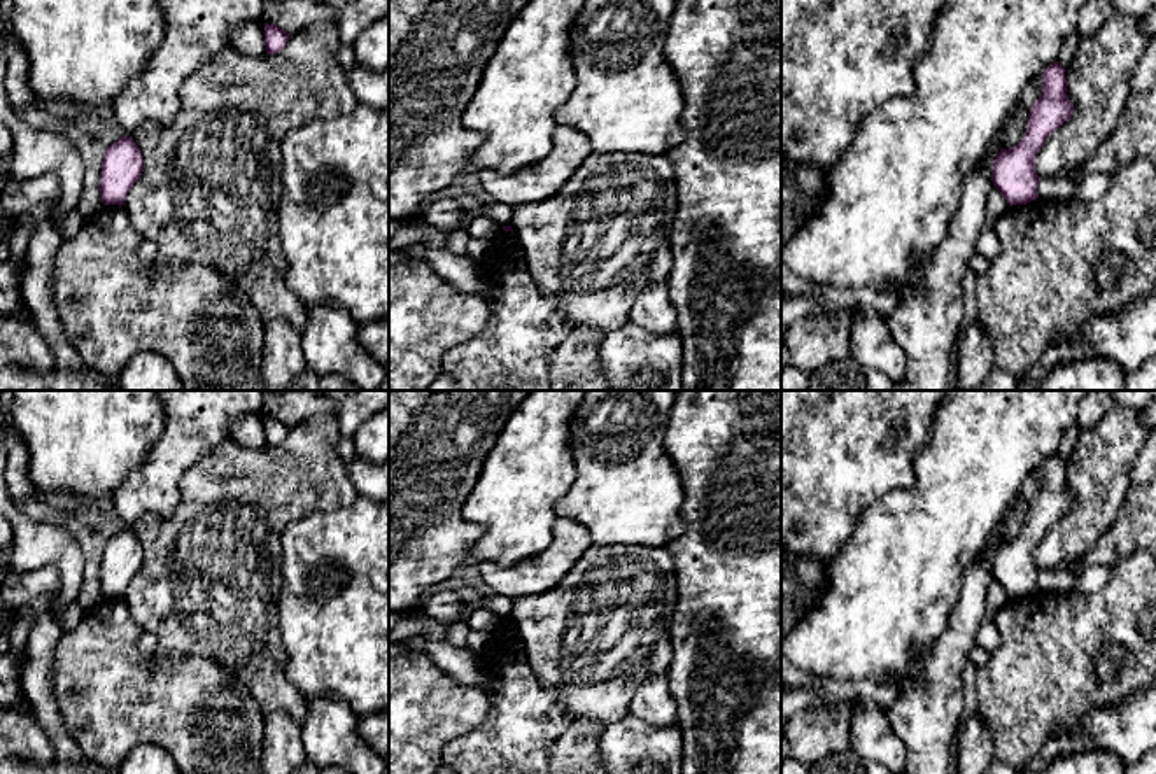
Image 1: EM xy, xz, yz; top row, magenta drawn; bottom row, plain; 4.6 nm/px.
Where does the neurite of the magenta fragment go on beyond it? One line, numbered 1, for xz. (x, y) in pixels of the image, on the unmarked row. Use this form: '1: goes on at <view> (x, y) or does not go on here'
1: does not go on here

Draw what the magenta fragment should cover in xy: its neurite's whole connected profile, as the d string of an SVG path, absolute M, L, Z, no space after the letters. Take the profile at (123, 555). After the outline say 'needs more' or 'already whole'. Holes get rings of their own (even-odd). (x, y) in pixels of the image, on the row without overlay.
M121 529L105 543L98 583L105 597L124 597L144 564L144 548L131 529Z; already whole

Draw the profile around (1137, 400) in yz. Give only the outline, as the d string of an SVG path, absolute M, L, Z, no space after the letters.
M1109 391L1109 392L1116 405L1133 408L1137 412L1144 410L1152 399L1156 399L1156 391Z

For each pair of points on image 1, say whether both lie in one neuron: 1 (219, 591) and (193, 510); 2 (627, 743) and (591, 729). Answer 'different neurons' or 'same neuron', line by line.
1: same neuron
2: different neurons

